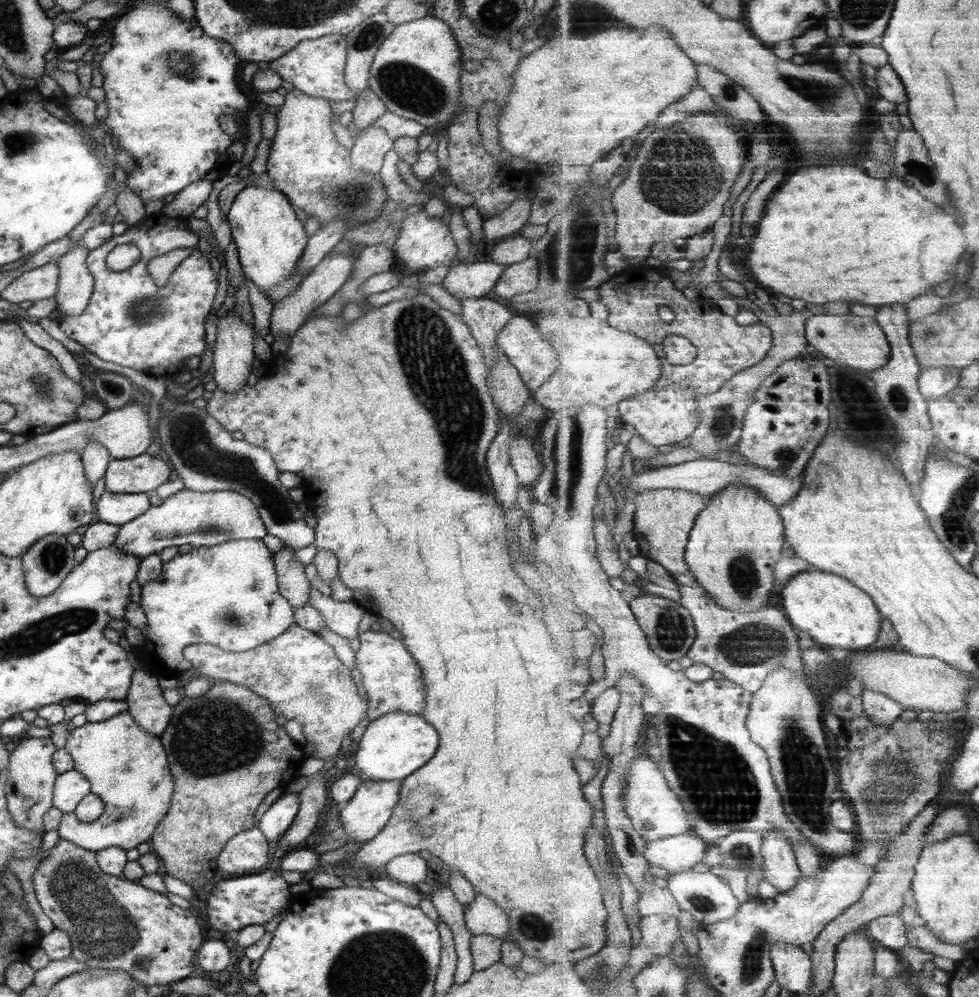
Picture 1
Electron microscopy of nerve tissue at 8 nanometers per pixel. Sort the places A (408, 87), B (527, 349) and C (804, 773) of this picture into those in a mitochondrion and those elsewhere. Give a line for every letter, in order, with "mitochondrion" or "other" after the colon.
A: mitochondrion
B: other
C: mitochondrion

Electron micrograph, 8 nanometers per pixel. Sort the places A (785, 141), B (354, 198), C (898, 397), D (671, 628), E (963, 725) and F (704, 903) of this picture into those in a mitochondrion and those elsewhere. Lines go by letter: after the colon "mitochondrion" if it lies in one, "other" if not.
A: other
B: mitochondrion
C: mitochondrion
D: mitochondrion
E: other
F: mitochondrion

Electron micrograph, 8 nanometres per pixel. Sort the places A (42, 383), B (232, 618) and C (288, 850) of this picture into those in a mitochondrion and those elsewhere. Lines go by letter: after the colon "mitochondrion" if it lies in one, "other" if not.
A: mitochondrion
B: mitochondrion
C: other

